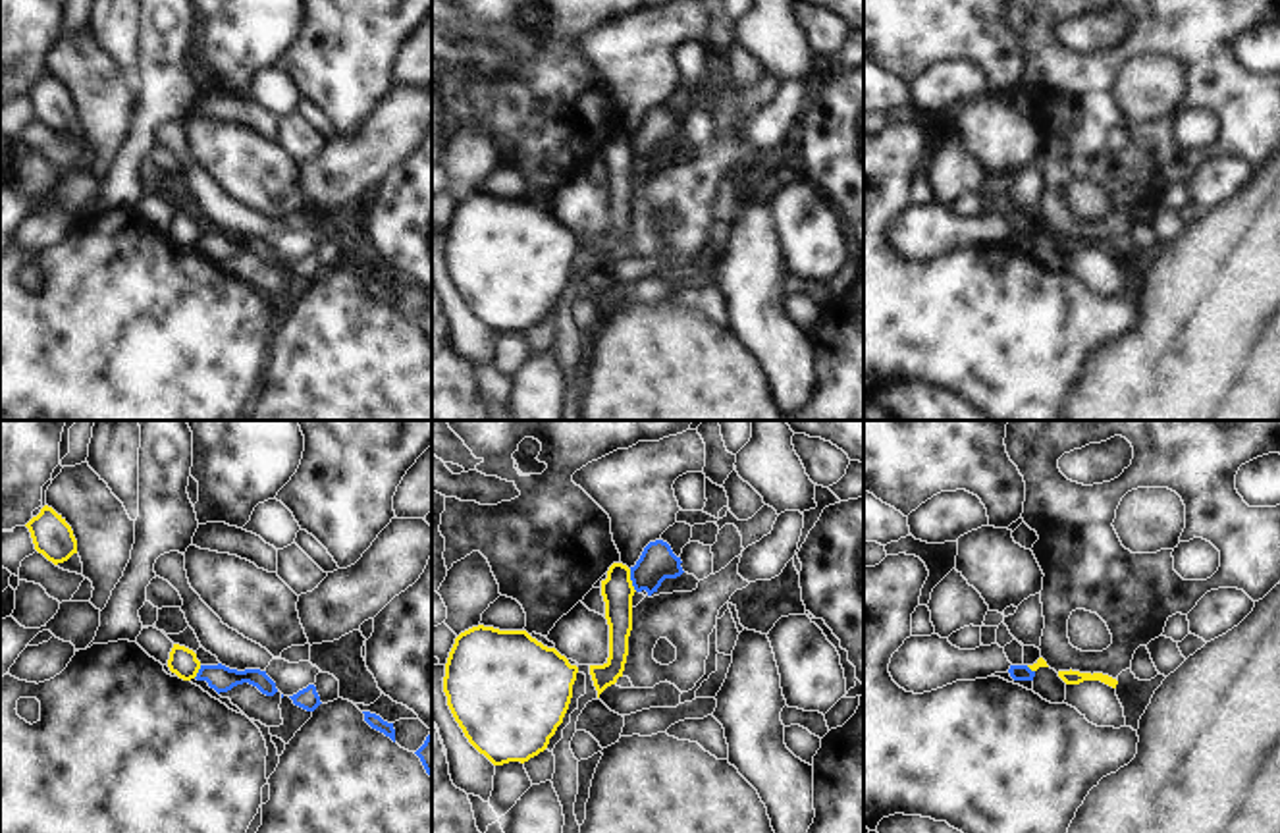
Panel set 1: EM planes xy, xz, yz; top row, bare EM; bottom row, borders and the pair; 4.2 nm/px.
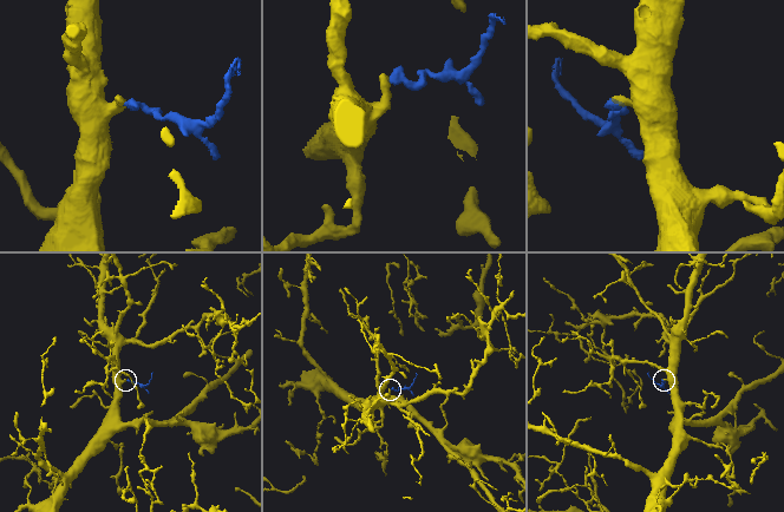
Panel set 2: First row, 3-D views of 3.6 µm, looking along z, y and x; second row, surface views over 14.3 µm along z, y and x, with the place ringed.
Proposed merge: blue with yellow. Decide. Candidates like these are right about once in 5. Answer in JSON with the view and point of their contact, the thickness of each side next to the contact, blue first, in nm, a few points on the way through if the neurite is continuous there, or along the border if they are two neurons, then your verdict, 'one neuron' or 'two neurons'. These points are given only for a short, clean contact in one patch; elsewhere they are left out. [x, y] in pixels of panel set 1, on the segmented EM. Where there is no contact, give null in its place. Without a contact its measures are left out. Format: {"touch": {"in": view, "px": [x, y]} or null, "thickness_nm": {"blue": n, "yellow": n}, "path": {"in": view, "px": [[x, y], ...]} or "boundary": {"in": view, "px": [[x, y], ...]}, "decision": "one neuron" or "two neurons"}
{"touch": {"in": "xz", "px": [631, 579]}, "thickness_nm": {"blue": 150, "yellow": 140}, "boundary": {"in": "xz", "px": [[629, 569], [629, 579], [637, 591]]}, "decision": "two neurons"}

